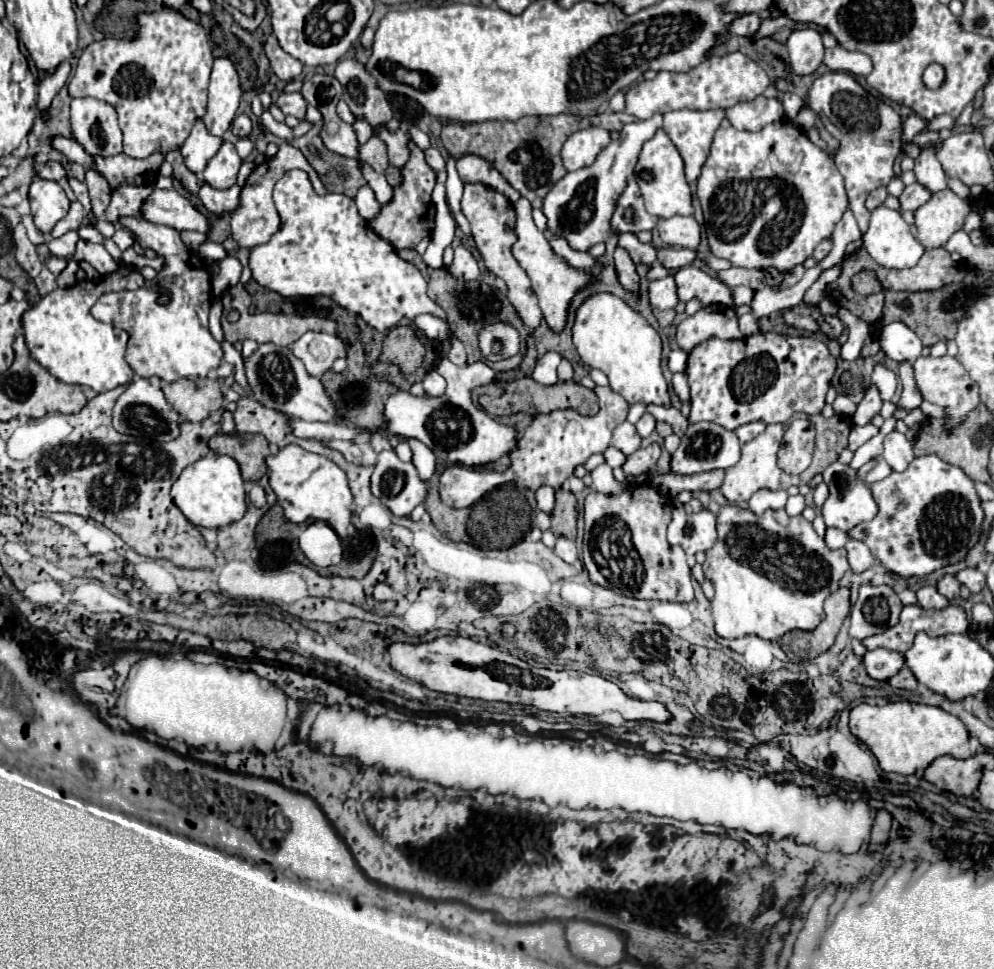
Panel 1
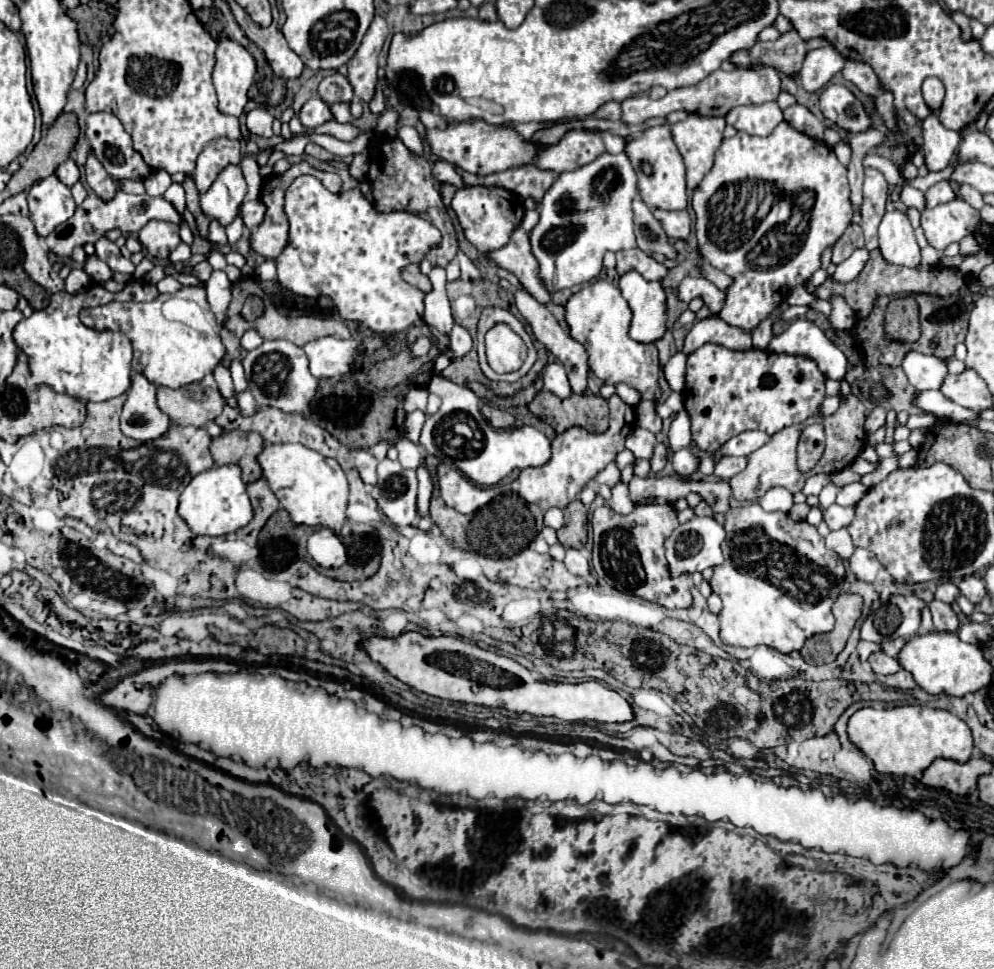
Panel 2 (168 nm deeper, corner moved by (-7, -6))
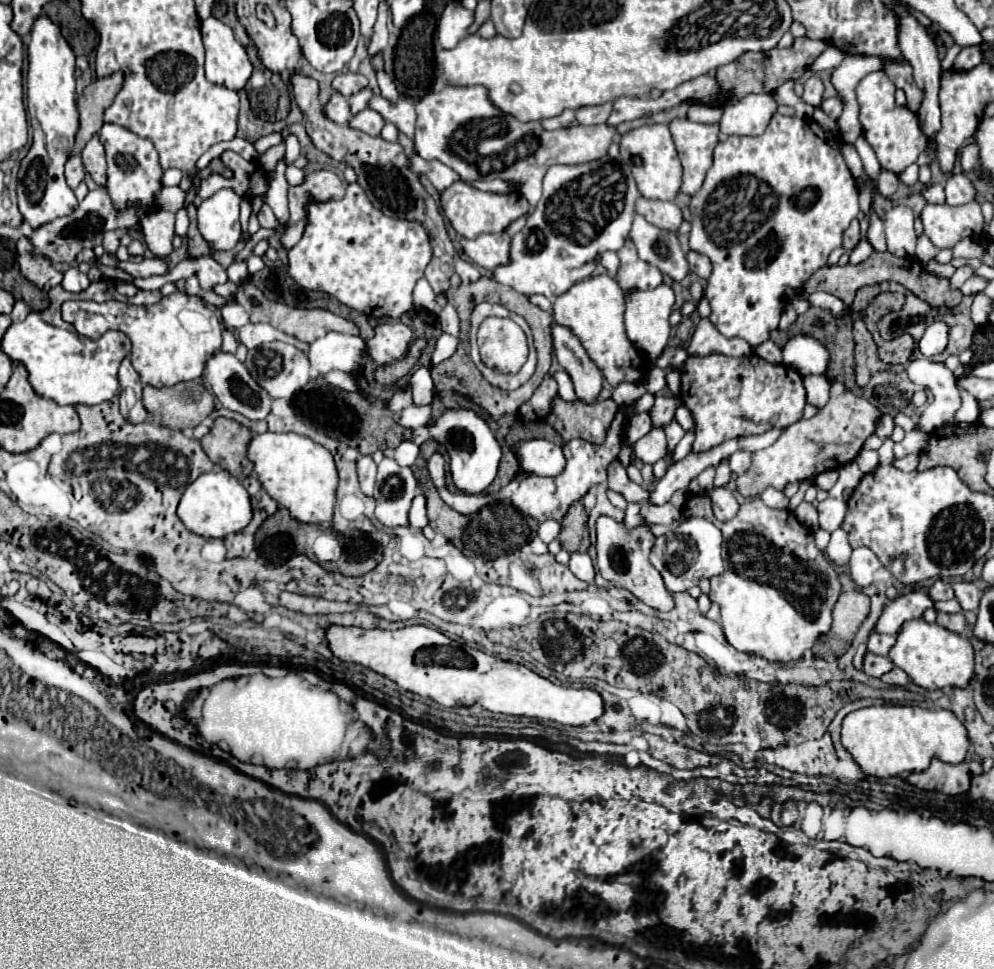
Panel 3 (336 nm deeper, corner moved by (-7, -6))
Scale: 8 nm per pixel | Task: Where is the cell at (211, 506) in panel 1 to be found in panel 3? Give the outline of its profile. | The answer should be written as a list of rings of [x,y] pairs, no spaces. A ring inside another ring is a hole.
[[[211,471],[205,477],[197,477],[183,493],[177,515],[183,525],[201,537],[223,539],[229,533],[239,533],[251,521],[251,501],[245,487],[227,471]]]

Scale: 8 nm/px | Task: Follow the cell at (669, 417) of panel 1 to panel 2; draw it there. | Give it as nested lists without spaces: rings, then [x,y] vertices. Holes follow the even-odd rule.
[[[691,441],[691,445],[689,445],[689,451],[693,451],[693,455],[699,459],[699,471],[701,471],[703,475],[711,475],[713,459],[709,457],[709,453],[707,453],[707,451],[701,451],[701,449],[697,447],[697,443],[695,443],[695,441]]]

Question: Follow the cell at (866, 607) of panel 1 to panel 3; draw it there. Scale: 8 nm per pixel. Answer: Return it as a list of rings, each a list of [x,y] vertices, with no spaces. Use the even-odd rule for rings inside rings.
[[[913,591],[913,593],[907,593],[907,595],[901,595],[897,597],[895,601],[891,601],[879,623],[875,625],[875,629],[879,633],[889,633],[889,635],[897,635],[899,627],[905,623],[905,621],[911,621],[911,619],[921,619],[923,617],[923,611],[933,607],[933,601],[929,599],[929,595],[925,593],[919,593],[919,591]]]

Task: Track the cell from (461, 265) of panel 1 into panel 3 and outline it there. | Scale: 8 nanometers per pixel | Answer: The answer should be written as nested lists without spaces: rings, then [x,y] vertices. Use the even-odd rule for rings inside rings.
[[[457,259],[453,263],[453,267],[455,267],[455,273],[461,277],[463,283],[473,283],[473,281],[477,281],[481,277],[479,269],[475,265],[471,265],[469,261],[465,261],[465,259]]]

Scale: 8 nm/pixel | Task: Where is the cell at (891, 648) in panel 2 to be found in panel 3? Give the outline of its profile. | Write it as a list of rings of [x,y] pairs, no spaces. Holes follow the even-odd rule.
[[[871,631],[869,641],[867,641],[867,651],[877,653],[877,655],[887,655],[893,645],[895,645],[895,635],[883,635],[883,633]]]

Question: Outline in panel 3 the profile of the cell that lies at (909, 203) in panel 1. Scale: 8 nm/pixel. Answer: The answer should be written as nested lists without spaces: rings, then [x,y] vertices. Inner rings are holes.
[[[961,171],[953,173],[947,179],[945,193],[947,193],[947,205],[965,205],[965,203],[971,203],[975,199],[975,195],[977,195],[973,181],[965,173],[961,173]]]

